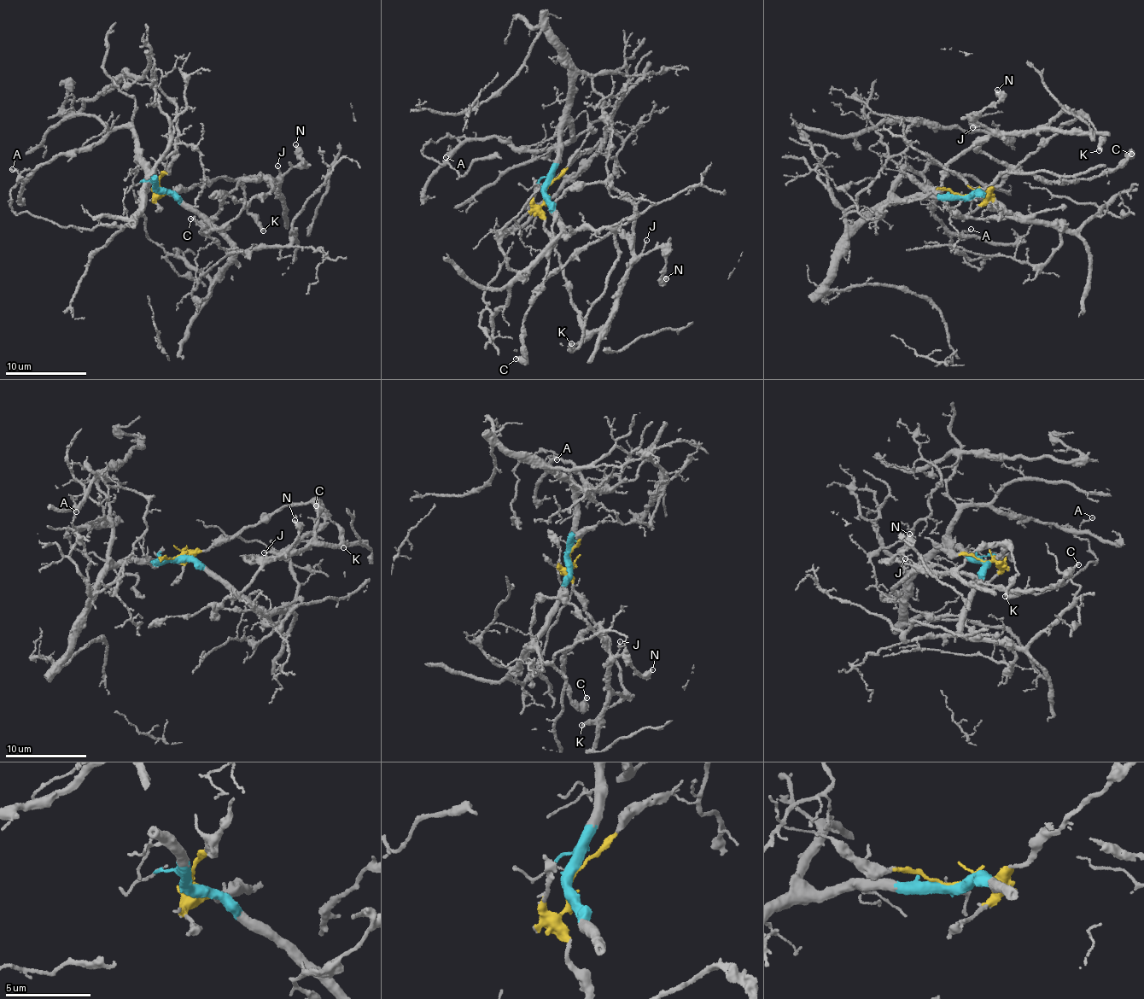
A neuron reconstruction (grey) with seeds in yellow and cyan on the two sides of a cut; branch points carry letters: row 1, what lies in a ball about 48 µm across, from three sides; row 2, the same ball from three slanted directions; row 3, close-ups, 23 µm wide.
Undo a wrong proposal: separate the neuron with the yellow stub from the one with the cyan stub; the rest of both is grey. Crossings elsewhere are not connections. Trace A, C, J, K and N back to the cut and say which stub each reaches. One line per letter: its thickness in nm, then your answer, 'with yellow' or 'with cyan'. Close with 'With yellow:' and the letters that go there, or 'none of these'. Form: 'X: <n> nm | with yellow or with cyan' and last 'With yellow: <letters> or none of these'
A: 110 nm | with cyan
C: 160 nm | with yellow
J: 120 nm | with yellow
K: 320 nm | with yellow
N: 460 nm | with yellow
With yellow: C, J, K, N

